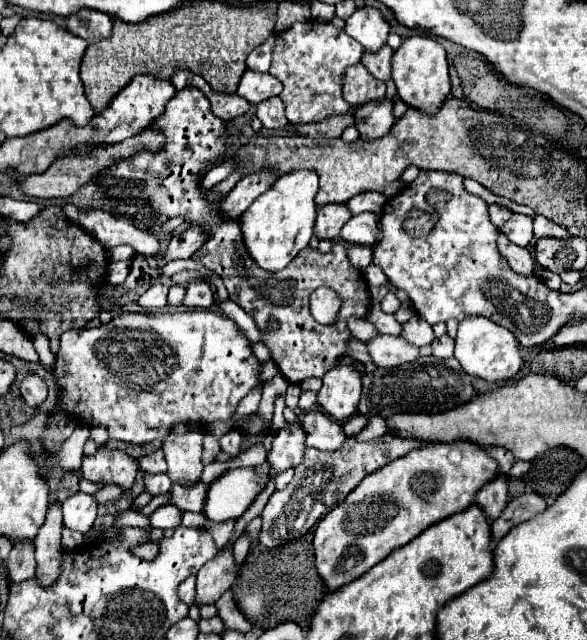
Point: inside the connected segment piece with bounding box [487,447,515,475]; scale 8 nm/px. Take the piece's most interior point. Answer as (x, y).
(502, 456)

